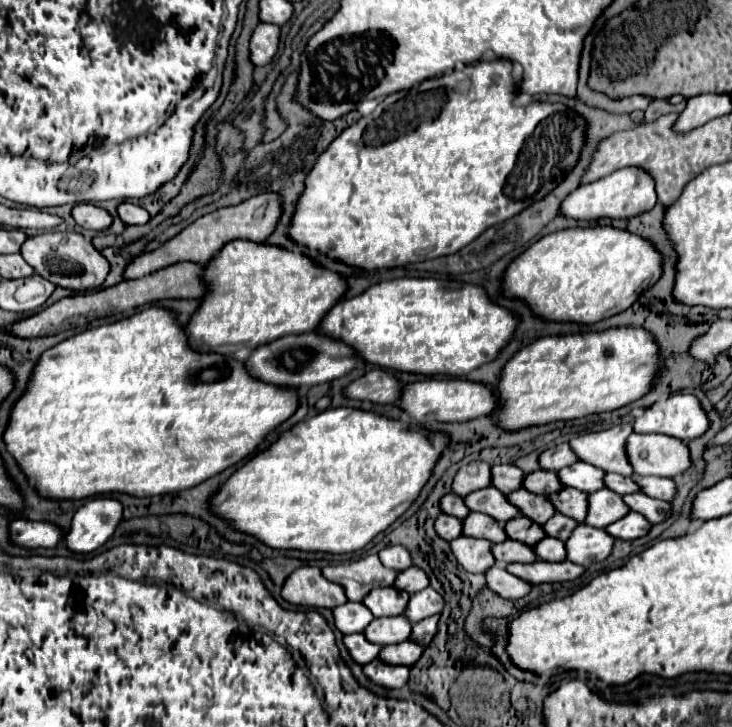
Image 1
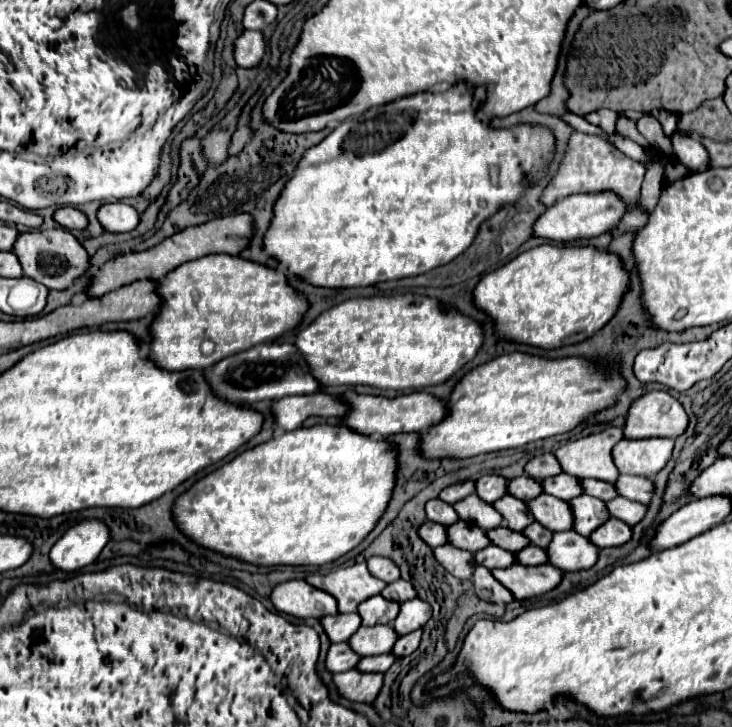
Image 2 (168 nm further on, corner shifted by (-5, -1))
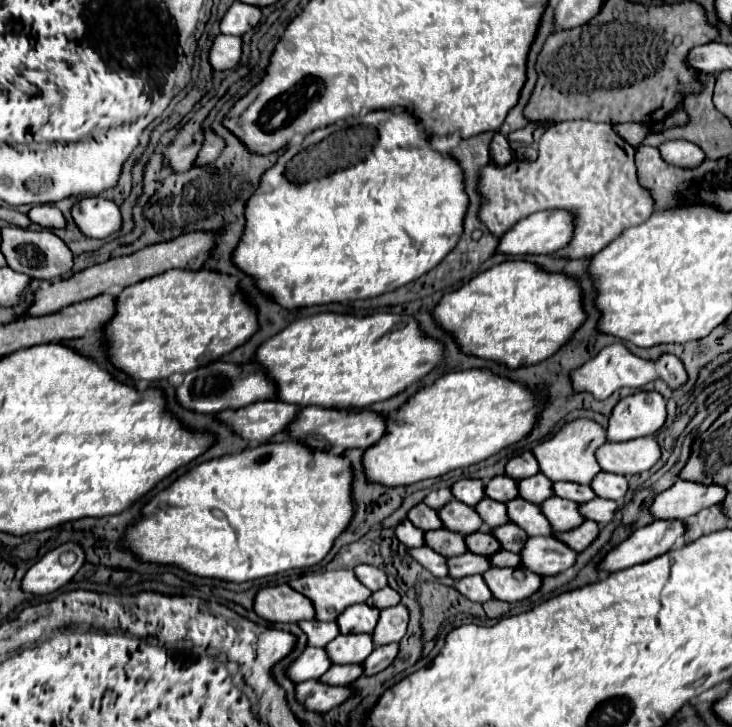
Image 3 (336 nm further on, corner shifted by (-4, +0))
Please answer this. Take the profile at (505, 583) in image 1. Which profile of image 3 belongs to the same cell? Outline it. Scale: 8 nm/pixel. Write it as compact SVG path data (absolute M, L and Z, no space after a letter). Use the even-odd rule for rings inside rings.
M473 574L473 576L465 576L463 580L457 580L455 590L459 594L463 594L465 598L469 598L471 602L479 602L479 604L483 604L483 602L493 598L493 594L487 588L487 584L485 584L481 574Z

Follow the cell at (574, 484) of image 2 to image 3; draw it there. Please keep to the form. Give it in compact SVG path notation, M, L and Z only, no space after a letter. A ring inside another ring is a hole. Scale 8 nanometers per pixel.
M535 474L535 476L529 476L527 480L519 480L517 482L519 496L523 500L531 502L531 504L541 504L549 496L553 496L551 486L553 486L553 482L547 480L545 476L541 476L541 474Z

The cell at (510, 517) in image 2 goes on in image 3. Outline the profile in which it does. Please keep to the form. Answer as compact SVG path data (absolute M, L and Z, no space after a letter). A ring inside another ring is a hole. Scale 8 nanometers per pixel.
M483 498L479 504L475 504L475 512L479 512L479 518L489 528L497 528L497 526L509 522L509 518L505 514L505 504L495 502L491 498Z

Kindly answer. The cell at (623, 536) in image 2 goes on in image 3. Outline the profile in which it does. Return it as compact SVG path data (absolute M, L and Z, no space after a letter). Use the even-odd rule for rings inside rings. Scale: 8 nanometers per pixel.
M585 520L579 528L573 528L571 532L563 532L563 534L551 532L551 534L557 536L559 540L563 540L563 544L567 544L571 550L581 552L595 540L595 536L599 534L599 526L595 522L591 522L591 520Z

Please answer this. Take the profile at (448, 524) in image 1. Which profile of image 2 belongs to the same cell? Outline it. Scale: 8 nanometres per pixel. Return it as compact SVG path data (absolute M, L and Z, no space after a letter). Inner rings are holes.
M426 521L420 527L420 537L430 545L430 547L438 547L448 543L448 537L444 537L446 533L446 525L436 525L436 521Z

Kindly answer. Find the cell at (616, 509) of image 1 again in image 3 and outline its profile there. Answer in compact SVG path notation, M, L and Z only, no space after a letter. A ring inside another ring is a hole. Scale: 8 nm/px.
M551 496L539 508L543 508L543 514L551 520L551 528L555 528L555 532L569 532L585 522L577 510L577 504L571 500Z

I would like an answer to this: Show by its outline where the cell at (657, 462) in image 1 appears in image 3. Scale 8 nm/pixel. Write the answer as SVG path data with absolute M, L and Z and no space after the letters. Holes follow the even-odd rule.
M653 436L629 442L605 442L597 448L597 460L603 472L633 476L649 470L659 460L659 444Z

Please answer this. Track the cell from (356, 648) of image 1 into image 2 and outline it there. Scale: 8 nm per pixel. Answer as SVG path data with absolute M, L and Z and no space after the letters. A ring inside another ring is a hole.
M334 643L330 645L328 657L326 657L326 667L332 673L340 673L340 671L350 671L356 669L360 661L360 655L356 651L352 651L352 647L346 643Z

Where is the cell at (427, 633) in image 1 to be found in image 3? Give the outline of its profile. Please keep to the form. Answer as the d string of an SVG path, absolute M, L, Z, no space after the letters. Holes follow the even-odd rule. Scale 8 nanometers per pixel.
M387 644L387 646L377 646L371 656L367 656L367 660L363 662L363 674L365 676L373 676L381 670L385 670L393 658L397 656L397 650L399 650L399 644Z

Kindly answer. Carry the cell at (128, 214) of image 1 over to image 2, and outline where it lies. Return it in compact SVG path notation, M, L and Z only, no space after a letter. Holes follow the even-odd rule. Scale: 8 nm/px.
M108 203L98 209L98 219L110 233L126 233L138 227L140 213L128 203Z

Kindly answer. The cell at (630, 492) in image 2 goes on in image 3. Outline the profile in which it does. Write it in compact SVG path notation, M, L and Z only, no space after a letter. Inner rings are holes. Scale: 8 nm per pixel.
M599 472L595 480L591 480L591 490L599 498L611 498L615 502L623 500L627 492L627 478L619 474L609 474L609 472Z

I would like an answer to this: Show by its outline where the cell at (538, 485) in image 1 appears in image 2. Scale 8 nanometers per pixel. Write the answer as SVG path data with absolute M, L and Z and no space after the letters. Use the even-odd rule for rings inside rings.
M522 475L508 483L508 493L522 501L530 501L532 497L538 497L542 493L542 489L540 489L540 483L536 483L536 479Z

